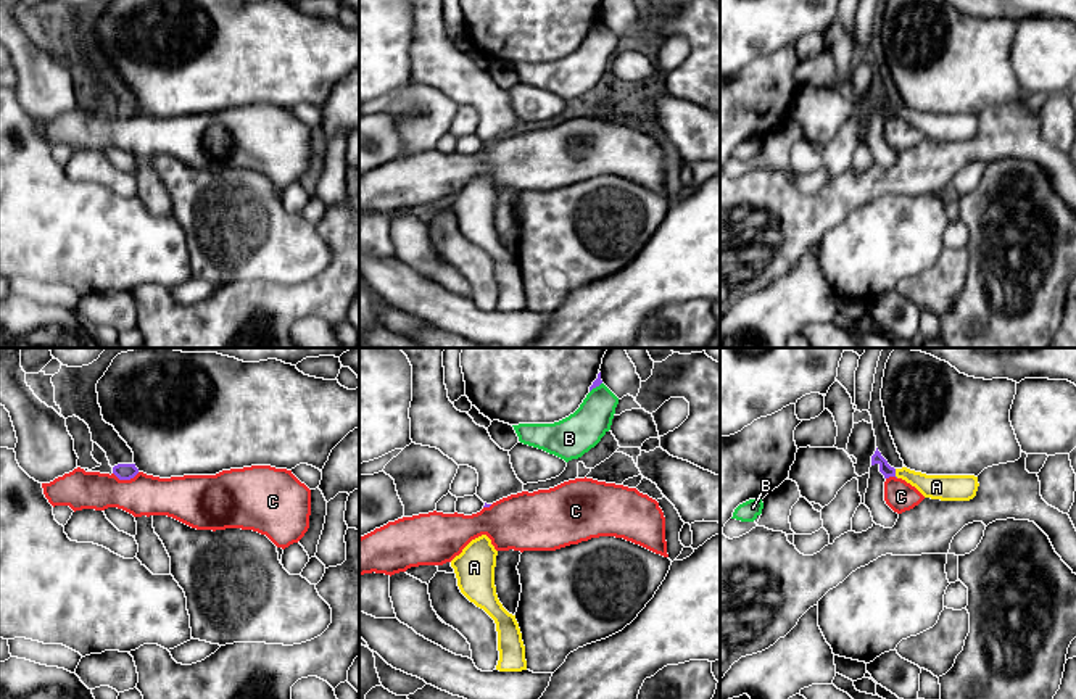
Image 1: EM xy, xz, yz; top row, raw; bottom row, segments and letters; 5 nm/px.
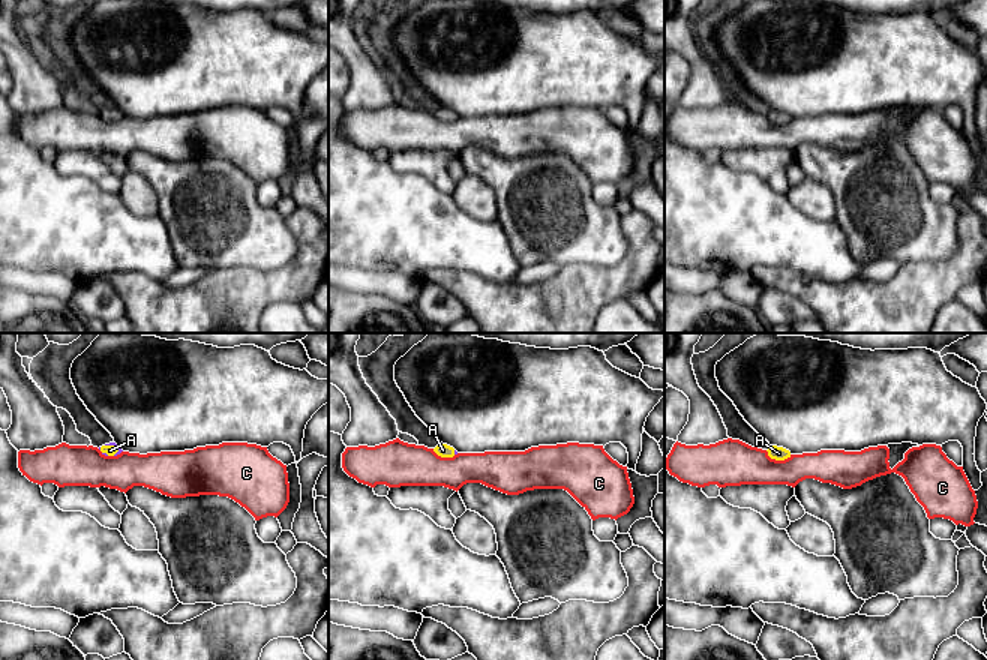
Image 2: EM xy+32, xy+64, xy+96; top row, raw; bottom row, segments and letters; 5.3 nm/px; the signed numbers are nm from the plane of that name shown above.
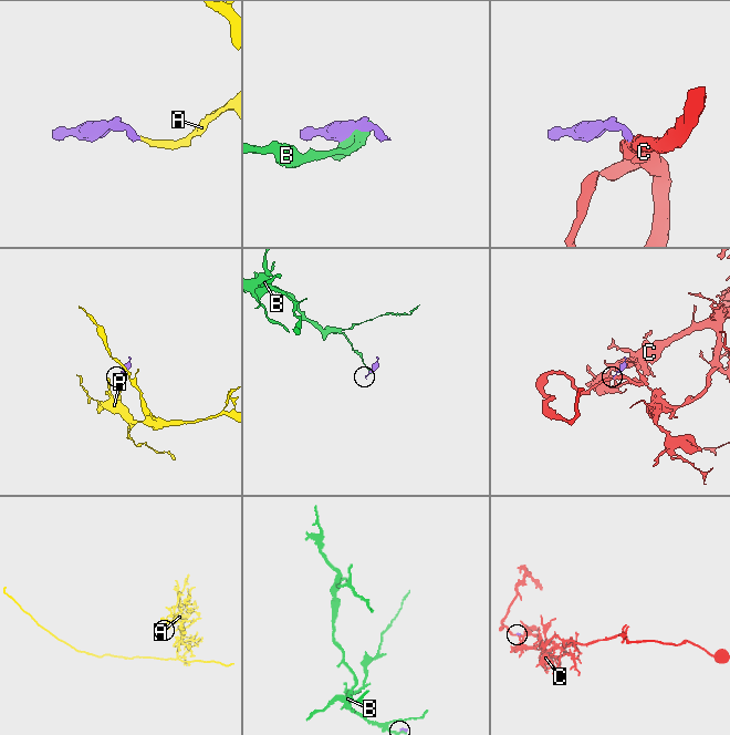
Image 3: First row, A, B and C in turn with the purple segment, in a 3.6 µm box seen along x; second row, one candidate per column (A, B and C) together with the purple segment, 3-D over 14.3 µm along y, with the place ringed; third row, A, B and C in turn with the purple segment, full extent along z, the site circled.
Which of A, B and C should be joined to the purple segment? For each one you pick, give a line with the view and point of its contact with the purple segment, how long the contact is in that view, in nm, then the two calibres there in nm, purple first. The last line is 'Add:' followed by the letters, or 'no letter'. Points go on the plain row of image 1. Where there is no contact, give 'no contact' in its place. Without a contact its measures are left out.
A: yz (894, 113) | 50 nm | 60/130 nm
Add: A

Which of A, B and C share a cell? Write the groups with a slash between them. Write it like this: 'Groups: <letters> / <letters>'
Groups: A / B / C

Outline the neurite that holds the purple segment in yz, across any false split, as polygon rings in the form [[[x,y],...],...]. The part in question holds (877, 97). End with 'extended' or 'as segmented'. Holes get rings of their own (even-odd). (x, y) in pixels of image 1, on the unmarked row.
[[[875,90],[871,95],[871,105],[878,103],[884,118],[897,116],[915,126],[925,137],[941,140],[970,140],[978,130],[978,116],[975,114],[926,114],[910,110],[907,106],[894,108]]]; extended

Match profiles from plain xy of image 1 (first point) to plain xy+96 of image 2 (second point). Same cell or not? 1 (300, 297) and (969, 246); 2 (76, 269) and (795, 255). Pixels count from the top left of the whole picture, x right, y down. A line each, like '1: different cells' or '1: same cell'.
1: same cell
2: same cell

